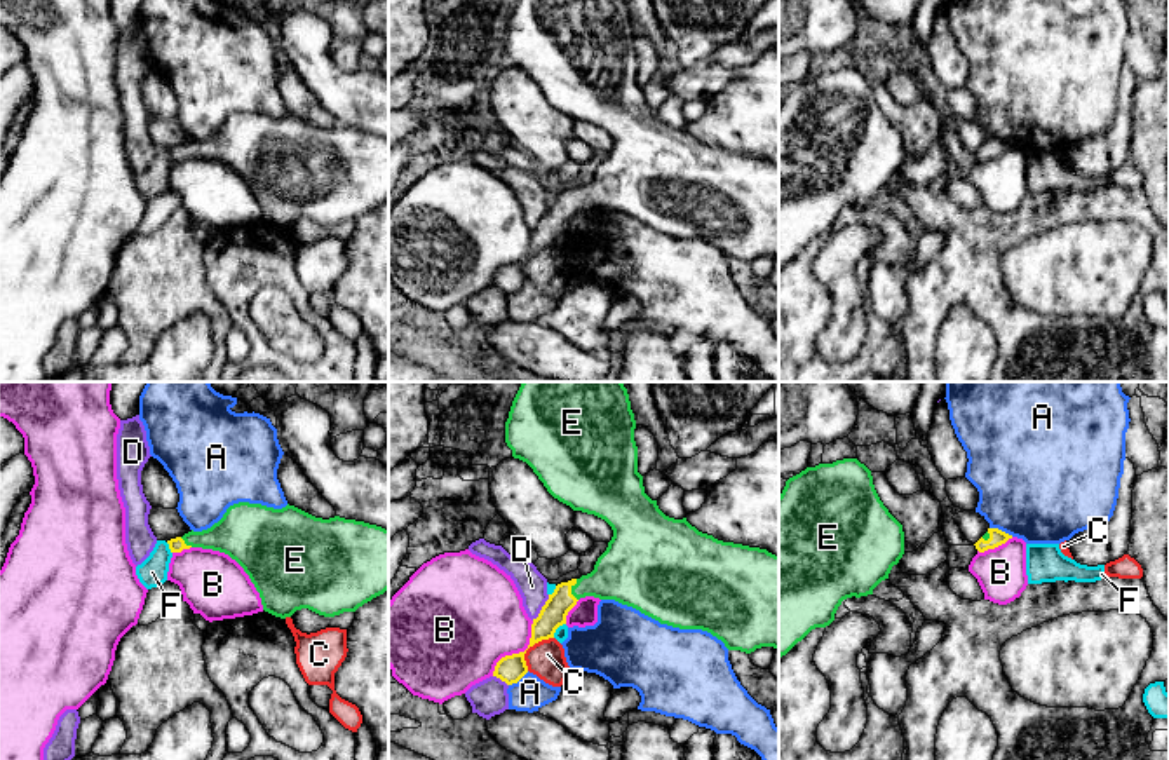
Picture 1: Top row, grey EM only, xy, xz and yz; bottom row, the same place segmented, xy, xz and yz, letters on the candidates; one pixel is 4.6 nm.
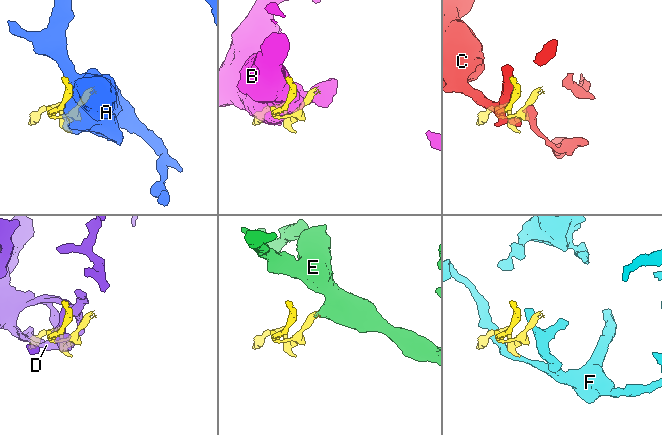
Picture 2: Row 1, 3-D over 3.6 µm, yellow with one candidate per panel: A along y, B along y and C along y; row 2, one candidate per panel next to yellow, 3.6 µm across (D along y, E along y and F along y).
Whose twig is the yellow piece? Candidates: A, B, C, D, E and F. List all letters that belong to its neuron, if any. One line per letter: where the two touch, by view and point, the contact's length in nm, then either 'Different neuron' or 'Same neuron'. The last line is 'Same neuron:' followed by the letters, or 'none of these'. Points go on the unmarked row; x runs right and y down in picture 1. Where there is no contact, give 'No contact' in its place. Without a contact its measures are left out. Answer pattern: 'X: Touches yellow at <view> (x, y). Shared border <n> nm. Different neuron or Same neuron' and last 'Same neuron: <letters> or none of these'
A: Touches yellow at yz (1000, 140). Shared border 120 nm. Different neuron
B: Touches yellow at xz (520, 262). Shared border 320 nm. Different neuron
C: Touches yellow at xz (530, 255). Shared border 200 nm. Different neuron
D: Touches yellow at xz (542, 218). Shared border 150 nm. Different neuron
E: Touches yellow at xz (570, 199). Shared border 100 nm. Same neuron
F: Touches yellow at xz (556, 237). Shared border 90 nm. Different neuron
Same neuron: E

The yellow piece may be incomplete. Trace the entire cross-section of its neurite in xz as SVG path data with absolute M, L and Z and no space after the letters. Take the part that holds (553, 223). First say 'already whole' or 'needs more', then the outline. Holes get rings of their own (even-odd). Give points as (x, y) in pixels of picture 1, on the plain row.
needs more | M517 0L512 10L509 28L505 31L505 52L512 59L512 66L526 71L554 108L570 115L573 120L582 120L605 129L613 139L613 146L608 152L606 160L598 167L594 180L587 185L582 185L580 188L571 188L568 192L557 193L554 202L549 204L549 209L542 216L538 227L533 228L528 258L542 249L554 248L556 239L566 234L568 221L577 214L580 207L585 206L594 206L599 209L615 209L622 214L639 220L641 223L659 230L660 234L667 234L679 239L707 241L718 249L721 249L728 260L740 260L751 263L761 256L779 258L779 166L768 162L767 159L718 150L713 145L699 141L686 131L686 127L674 129L666 126L659 119L657 110L652 110L645 103L643 85L638 82L638 56L634 51L634 38L636 30L631 19L627 0Z

